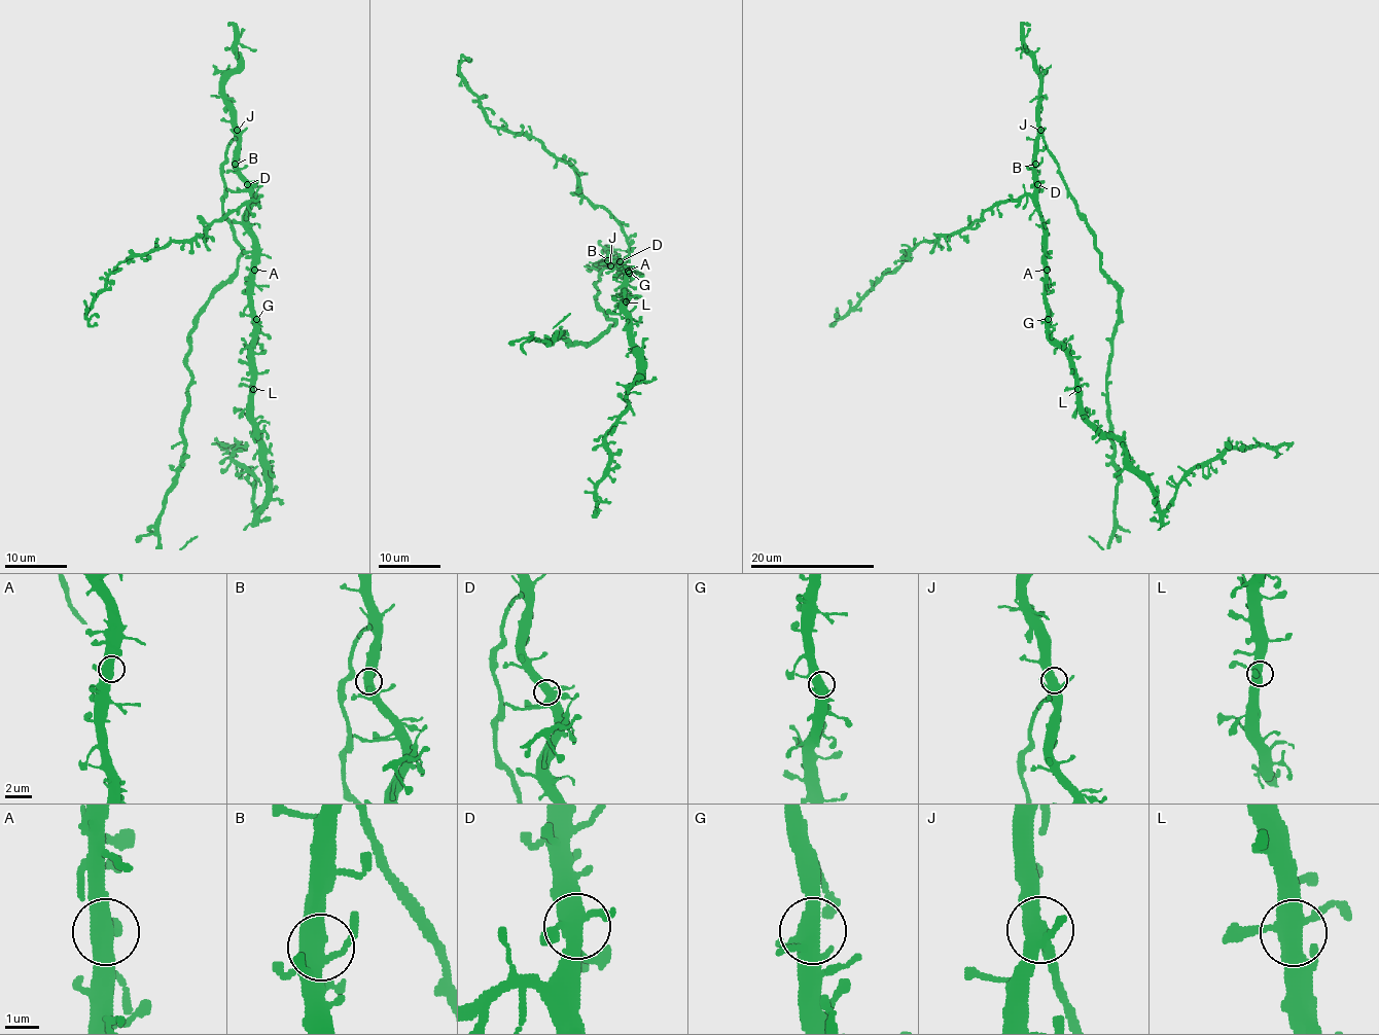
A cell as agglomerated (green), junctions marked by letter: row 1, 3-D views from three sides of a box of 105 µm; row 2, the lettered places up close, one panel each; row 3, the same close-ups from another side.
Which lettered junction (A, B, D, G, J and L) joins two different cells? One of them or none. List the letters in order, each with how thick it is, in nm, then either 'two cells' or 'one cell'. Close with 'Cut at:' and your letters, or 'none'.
A: 460 nm thick; one cell
B: 480 nm thick; one cell
D: 460 nm thick; one cell
G: 480 nm thick; one cell
J: 480 nm thick; two cells
L: 460 nm thick; one cell
Cut at: J

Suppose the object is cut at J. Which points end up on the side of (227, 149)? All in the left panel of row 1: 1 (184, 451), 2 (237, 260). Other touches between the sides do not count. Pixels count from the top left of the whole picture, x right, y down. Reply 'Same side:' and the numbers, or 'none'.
Same side: 1, 2

